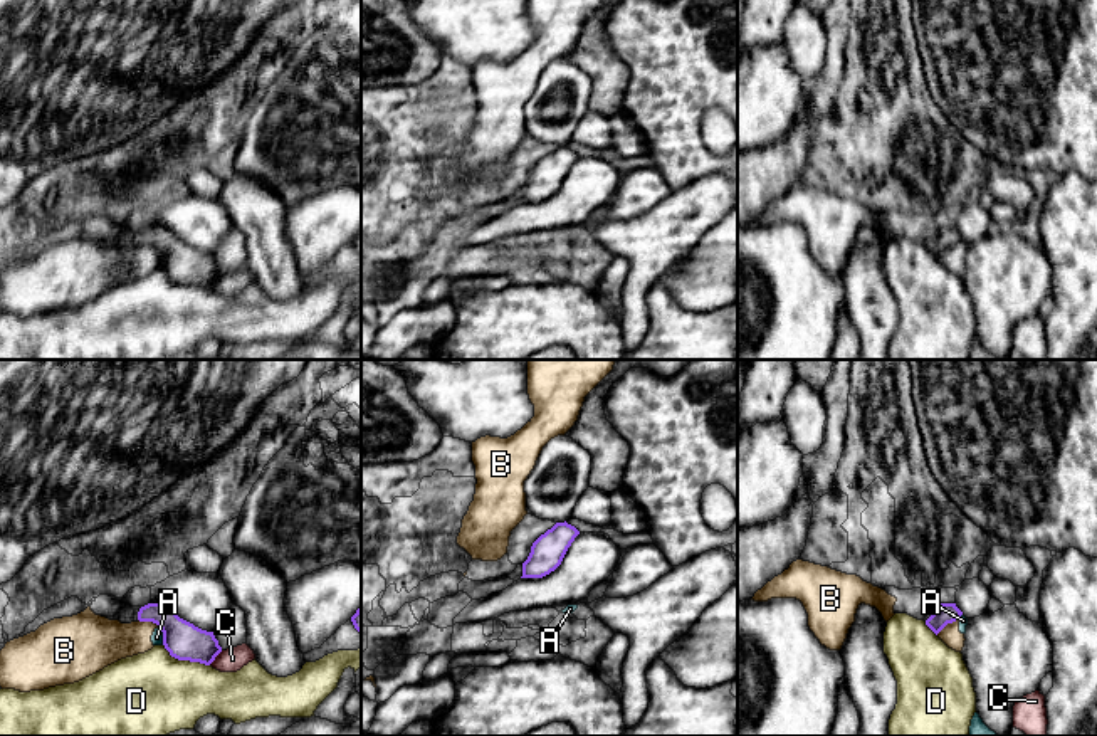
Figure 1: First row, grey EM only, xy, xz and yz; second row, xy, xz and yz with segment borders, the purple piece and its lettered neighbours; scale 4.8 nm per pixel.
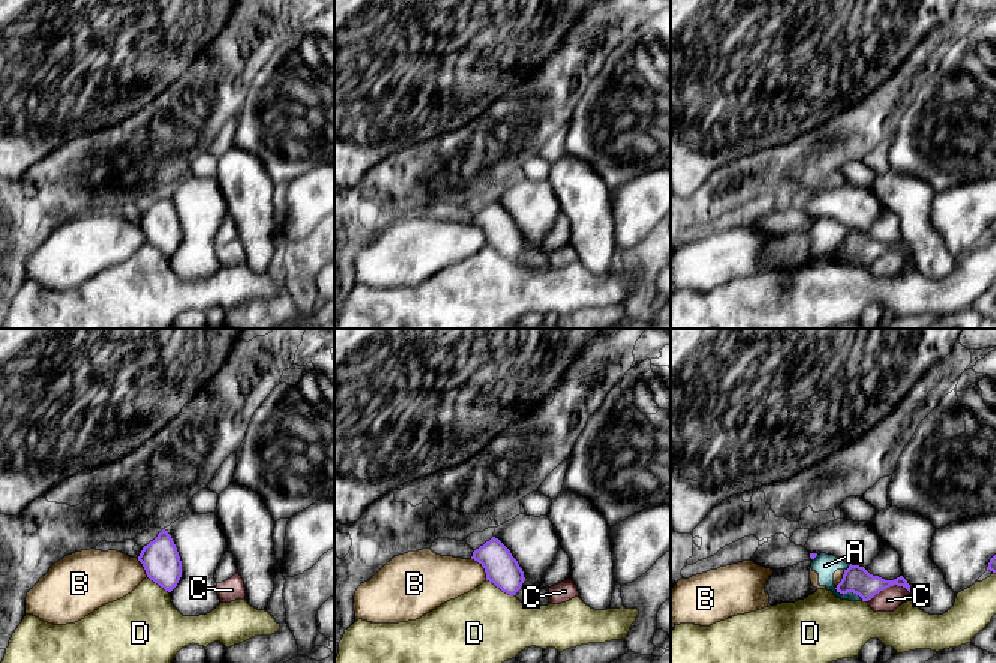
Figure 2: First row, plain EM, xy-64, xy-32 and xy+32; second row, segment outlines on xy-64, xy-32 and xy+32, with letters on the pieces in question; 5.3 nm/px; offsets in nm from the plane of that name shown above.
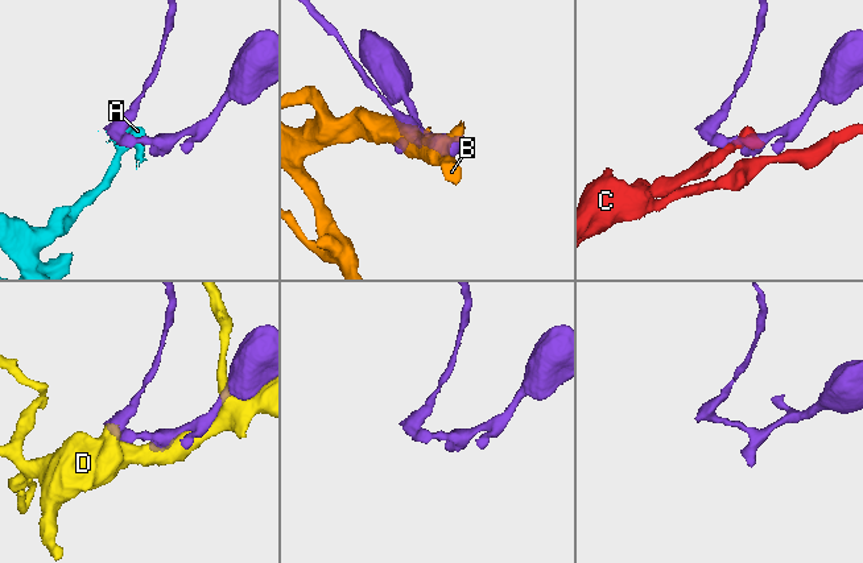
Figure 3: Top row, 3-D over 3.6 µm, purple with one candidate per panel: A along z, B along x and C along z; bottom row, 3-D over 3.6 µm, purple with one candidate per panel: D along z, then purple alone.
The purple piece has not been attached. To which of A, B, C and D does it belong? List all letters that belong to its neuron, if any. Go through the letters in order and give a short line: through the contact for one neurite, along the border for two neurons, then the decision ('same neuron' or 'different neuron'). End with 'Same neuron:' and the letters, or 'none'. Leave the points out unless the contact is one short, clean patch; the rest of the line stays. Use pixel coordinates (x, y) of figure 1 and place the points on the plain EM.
A: line xy (158, 249), (163, 268); different neuron
B: line yz (958, 242), (946, 247), (936, 257); different neuron
C: line xy (222, 274), (209, 288); different neuron
D: different neuron
Same neuron: none

